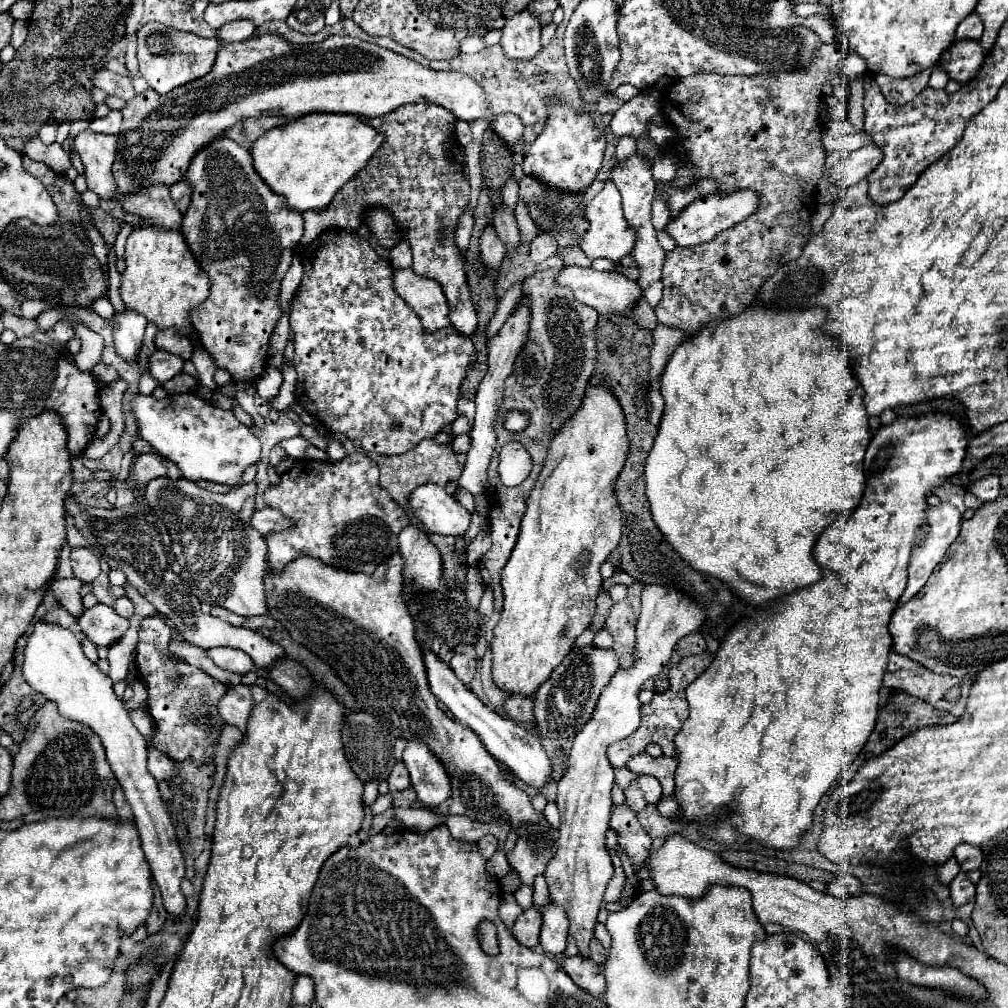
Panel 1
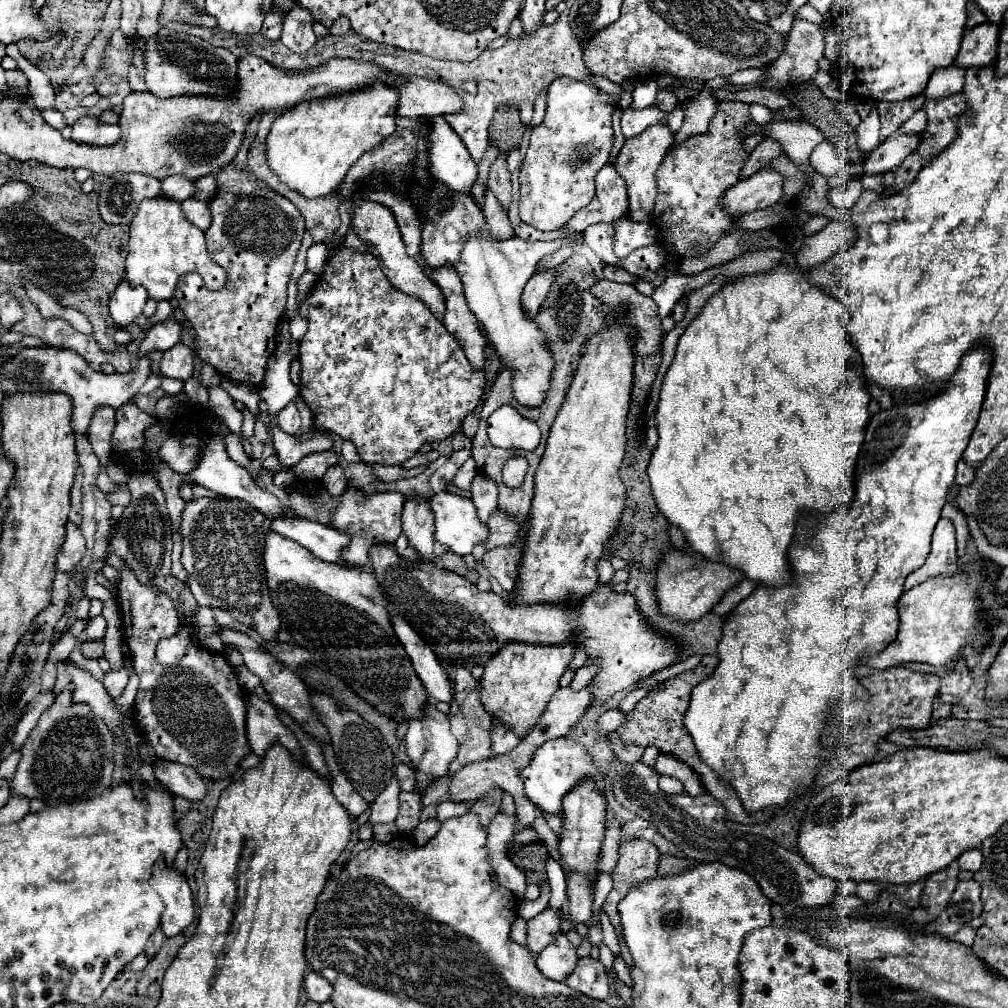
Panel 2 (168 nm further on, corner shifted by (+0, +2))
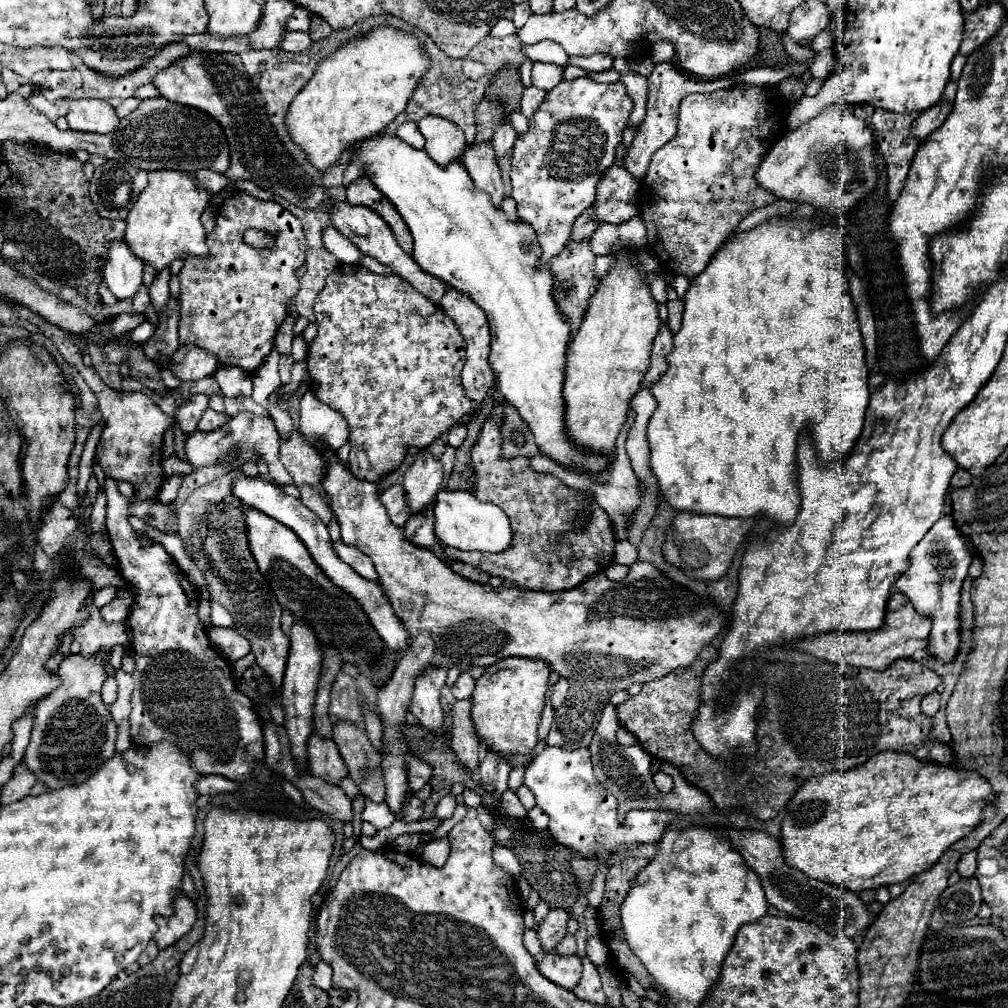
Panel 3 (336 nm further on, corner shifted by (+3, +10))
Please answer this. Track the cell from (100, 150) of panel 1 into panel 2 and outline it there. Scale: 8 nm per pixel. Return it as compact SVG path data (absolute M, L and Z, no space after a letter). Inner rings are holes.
M83 115L75 121L71 137L87 145L115 145L121 137L121 127L101 123L99 117L93 115Z

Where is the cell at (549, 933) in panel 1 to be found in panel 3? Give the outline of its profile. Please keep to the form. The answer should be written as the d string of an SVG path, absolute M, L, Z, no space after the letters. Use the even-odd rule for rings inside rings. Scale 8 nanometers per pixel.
M544 953L540 959L538 959L538 971L554 981L556 985L564 987L564 989L574 989L574 985L578 983L580 979L580 973L582 973L582 963L580 963L580 957L576 955L558 955L558 953Z

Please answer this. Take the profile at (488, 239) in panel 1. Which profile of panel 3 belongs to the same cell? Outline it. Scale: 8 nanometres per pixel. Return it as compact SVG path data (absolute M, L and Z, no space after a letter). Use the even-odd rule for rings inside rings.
M472 143L466 147L464 155L460 157L462 165L470 173L472 181L478 189L486 191L492 199L492 205L500 209L504 191L502 191L502 179L500 179L500 167L496 163L496 155L490 143Z

